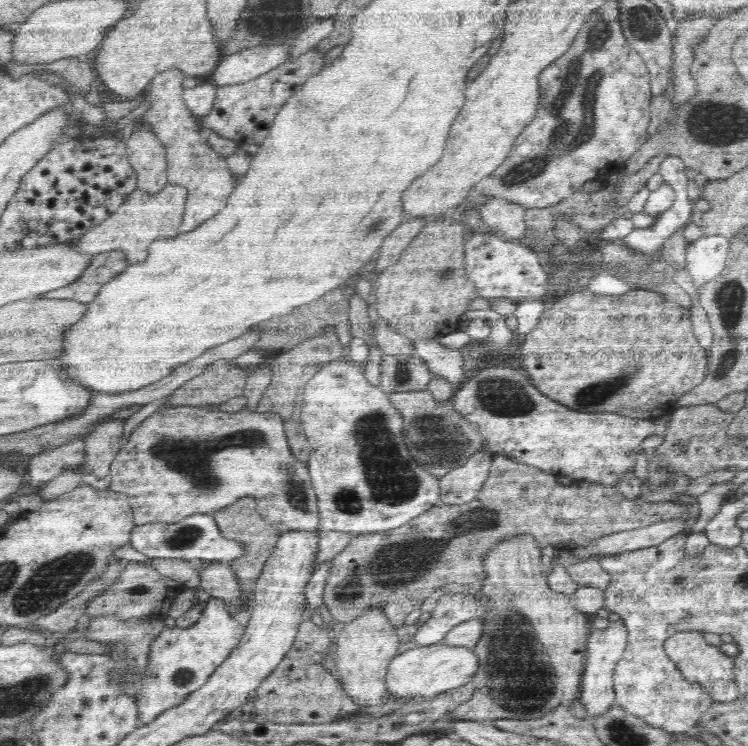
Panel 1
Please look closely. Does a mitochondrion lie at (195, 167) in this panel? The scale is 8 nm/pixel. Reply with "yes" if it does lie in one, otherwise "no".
yes

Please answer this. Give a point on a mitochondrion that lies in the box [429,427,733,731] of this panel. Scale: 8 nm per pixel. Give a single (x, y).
(517, 668)

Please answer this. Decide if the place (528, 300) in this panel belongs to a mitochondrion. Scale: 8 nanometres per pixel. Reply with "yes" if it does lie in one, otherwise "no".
no

